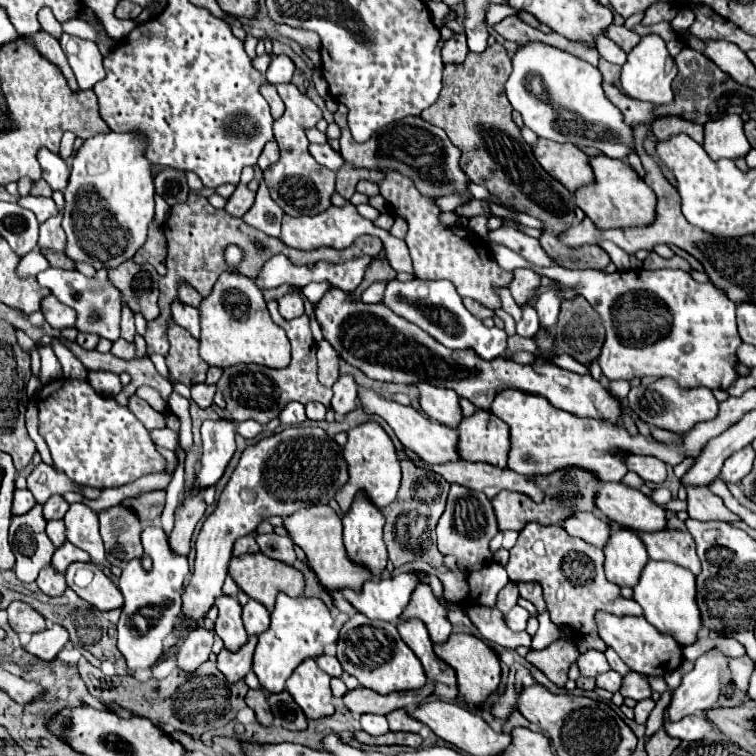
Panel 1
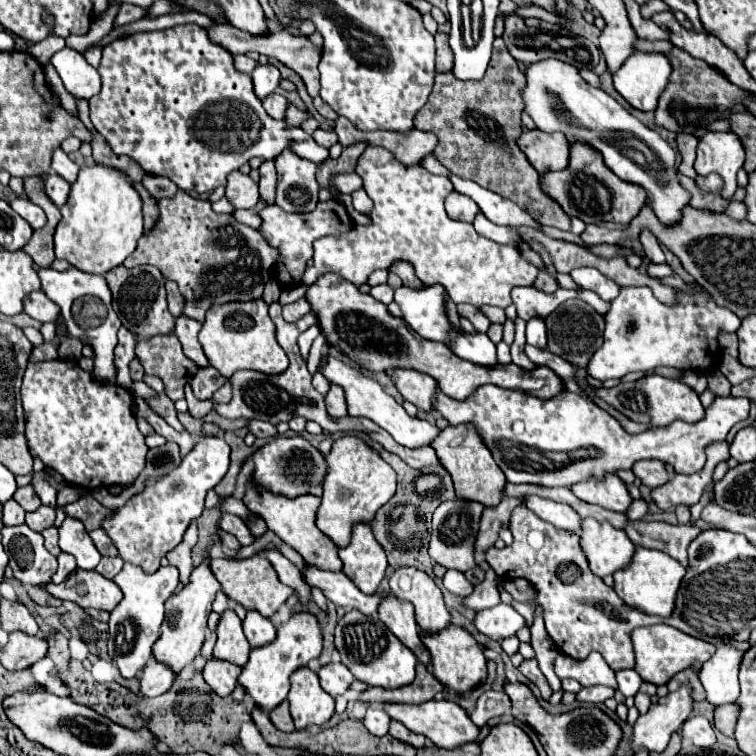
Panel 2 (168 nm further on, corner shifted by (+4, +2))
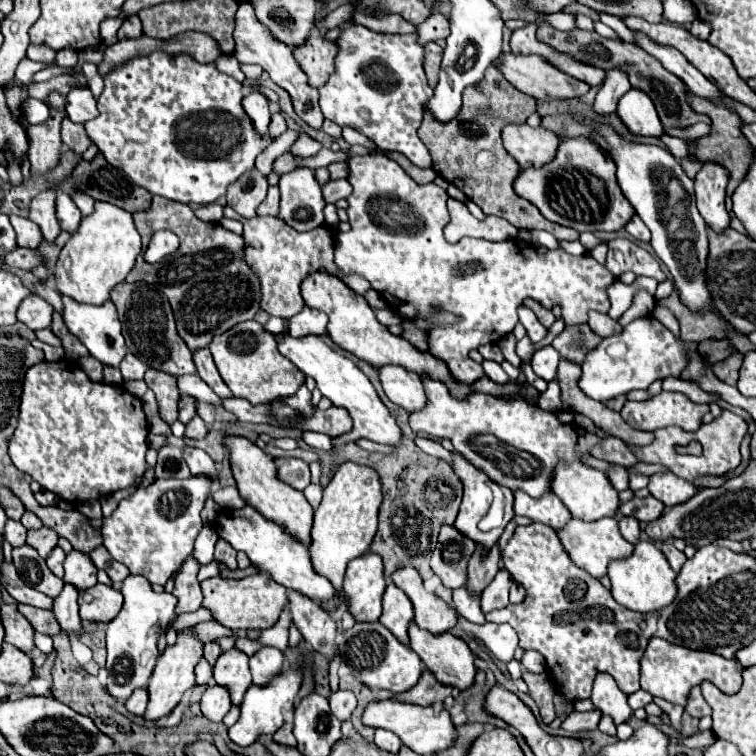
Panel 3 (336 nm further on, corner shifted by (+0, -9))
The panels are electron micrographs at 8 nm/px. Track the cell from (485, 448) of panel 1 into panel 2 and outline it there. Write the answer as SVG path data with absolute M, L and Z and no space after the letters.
M467 424L467 426L447 426L431 442L431 448L439 456L439 462L443 464L443 468L451 474L457 498L475 500L475 502L483 504L485 508L495 508L501 502L501 498L505 496L507 480L505 480L501 468L495 464L491 452L487 450L483 440L479 438L477 430L471 428L471 424Z

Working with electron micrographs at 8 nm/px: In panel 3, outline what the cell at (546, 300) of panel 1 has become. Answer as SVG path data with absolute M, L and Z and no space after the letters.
M547 345L547 347L539 349L539 351L533 355L533 359L531 359L531 367L533 367L535 375L543 377L545 381L551 381L551 379L555 377L555 373L557 373L559 361L561 361L559 353L557 353L551 345Z

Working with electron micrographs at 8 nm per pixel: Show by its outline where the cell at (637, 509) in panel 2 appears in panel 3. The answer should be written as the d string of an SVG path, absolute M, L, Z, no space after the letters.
M619 517L619 531L629 543L633 543L633 545L639 543L641 529L639 529L639 521L635 517Z

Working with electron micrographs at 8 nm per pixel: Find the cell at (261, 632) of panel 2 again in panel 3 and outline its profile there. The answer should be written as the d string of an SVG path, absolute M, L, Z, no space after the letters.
M261 647L251 659L251 675L255 685L265 685L271 677L275 677L281 671L283 665L283 653L277 647Z

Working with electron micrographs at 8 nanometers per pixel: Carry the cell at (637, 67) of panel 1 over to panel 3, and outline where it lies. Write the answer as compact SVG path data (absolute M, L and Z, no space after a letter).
M637 87L629 89L619 99L617 113L635 135L663 135L663 127L651 97Z

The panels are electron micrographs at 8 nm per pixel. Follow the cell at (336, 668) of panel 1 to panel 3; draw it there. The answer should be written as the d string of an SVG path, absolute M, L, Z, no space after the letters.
M347 689L331 691L331 695L329 695L329 703L331 703L331 711L333 711L333 715L335 715L339 721L349 719L351 713L355 711L355 707L357 707L355 693L353 693L353 691L347 691Z

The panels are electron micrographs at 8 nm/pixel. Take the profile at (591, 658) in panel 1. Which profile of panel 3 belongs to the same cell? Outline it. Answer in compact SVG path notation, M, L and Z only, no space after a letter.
M597 673L593 681L591 701L605 715L611 715L617 725L627 721L633 713L633 709L627 705L627 695L617 687L615 679L609 673Z

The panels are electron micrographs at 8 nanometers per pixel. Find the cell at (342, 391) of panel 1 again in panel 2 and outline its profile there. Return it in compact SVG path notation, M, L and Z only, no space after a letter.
M331 386L329 394L325 396L325 404L327 404L327 412L331 416L347 416L347 404L345 404L345 392L339 386Z

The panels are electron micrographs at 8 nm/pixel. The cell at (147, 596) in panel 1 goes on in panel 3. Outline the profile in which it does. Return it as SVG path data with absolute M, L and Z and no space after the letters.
M129 575L121 585L121 593L123 593L125 603L119 615L107 623L107 673L109 677L105 681L105 687L113 697L127 701L135 689L147 687L149 683L155 661L159 657L157 639L159 639L159 633L163 633L173 621L177 597L169 591L155 593L151 589L151 583L143 575Z

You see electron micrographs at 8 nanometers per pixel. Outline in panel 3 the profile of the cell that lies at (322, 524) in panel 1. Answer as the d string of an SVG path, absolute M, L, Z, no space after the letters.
M225 437L225 445L231 451L231 469L233 477L237 481L239 495L245 499L245 503L253 509L257 509L265 519L271 519L273 523L279 523L291 537L295 537L305 547L311 545L311 525L313 525L313 507L307 503L301 491L295 491L293 487L287 487L285 483L279 483L275 479L275 461L267 453L263 453L255 443L247 441L245 437Z

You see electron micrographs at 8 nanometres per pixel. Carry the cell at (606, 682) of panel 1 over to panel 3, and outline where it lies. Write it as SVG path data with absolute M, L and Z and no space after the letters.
M593 709L593 711L587 711L587 713L573 711L571 715L567 715L563 719L561 729L571 731L571 733L577 733L577 731L593 731L593 729L597 729L601 717L603 717L603 713L599 709Z

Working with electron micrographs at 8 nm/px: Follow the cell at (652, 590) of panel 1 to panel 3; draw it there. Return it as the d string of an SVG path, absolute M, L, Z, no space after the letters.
M639 541L629 559L621 559L611 563L609 567L611 579L611 595L623 607L637 613L653 613L671 605L677 597L677 573L671 571L665 555L651 541Z

